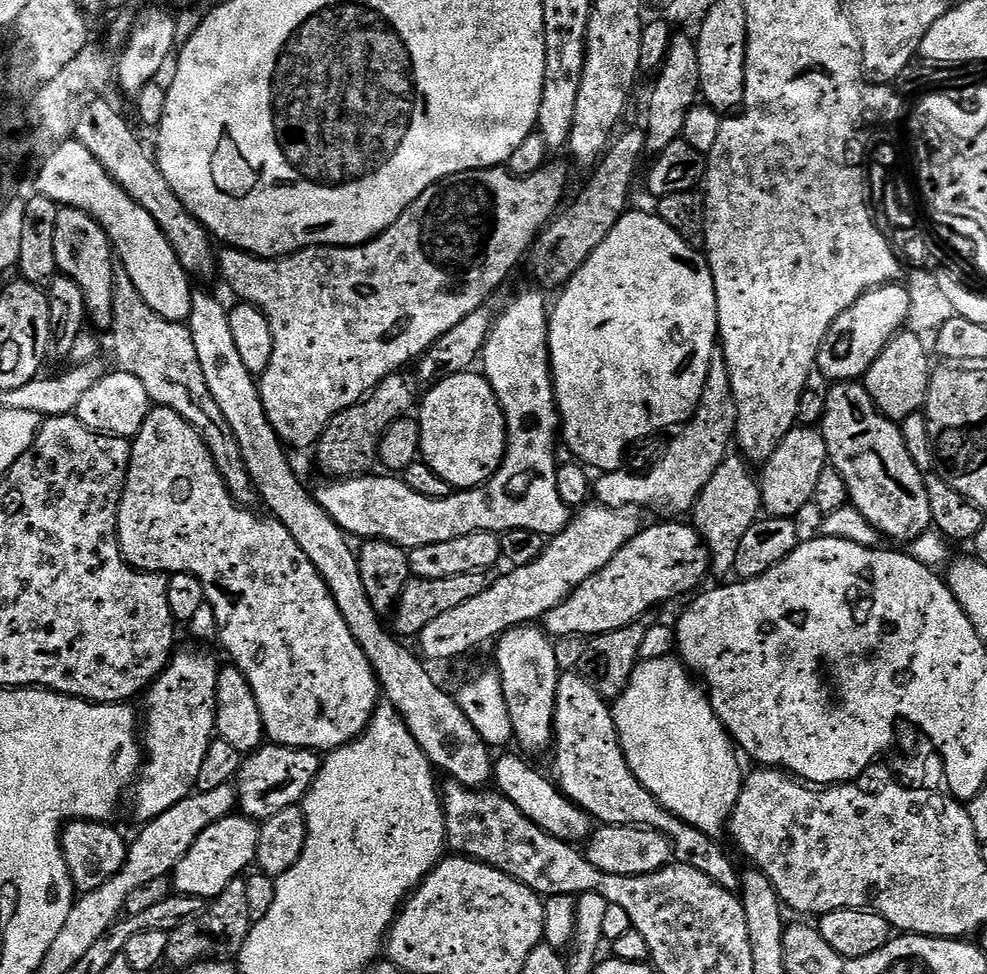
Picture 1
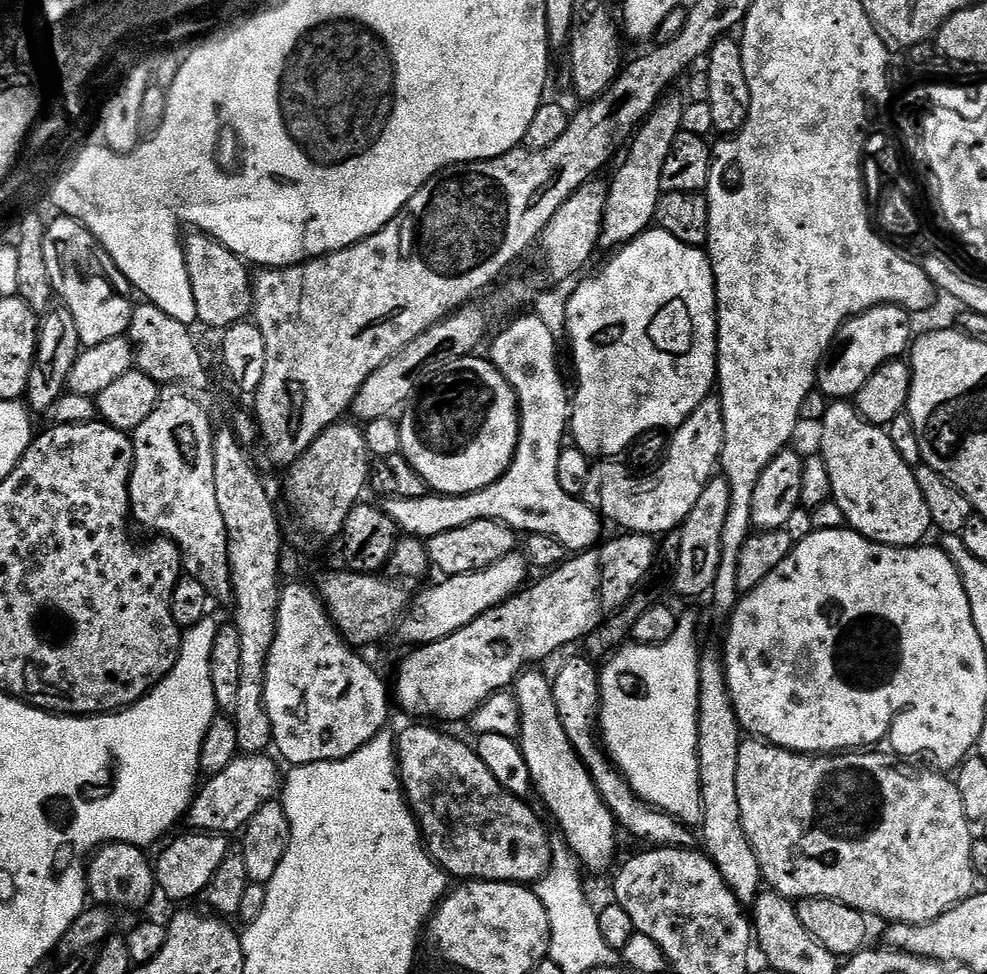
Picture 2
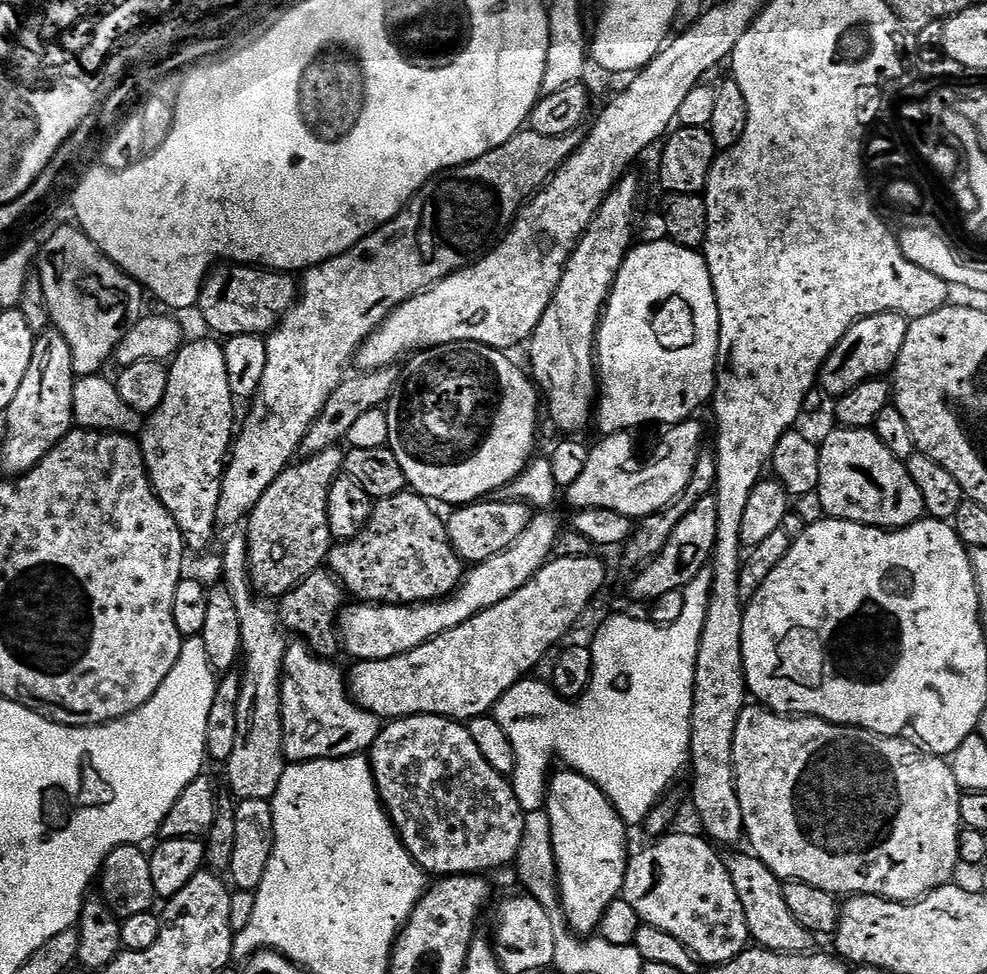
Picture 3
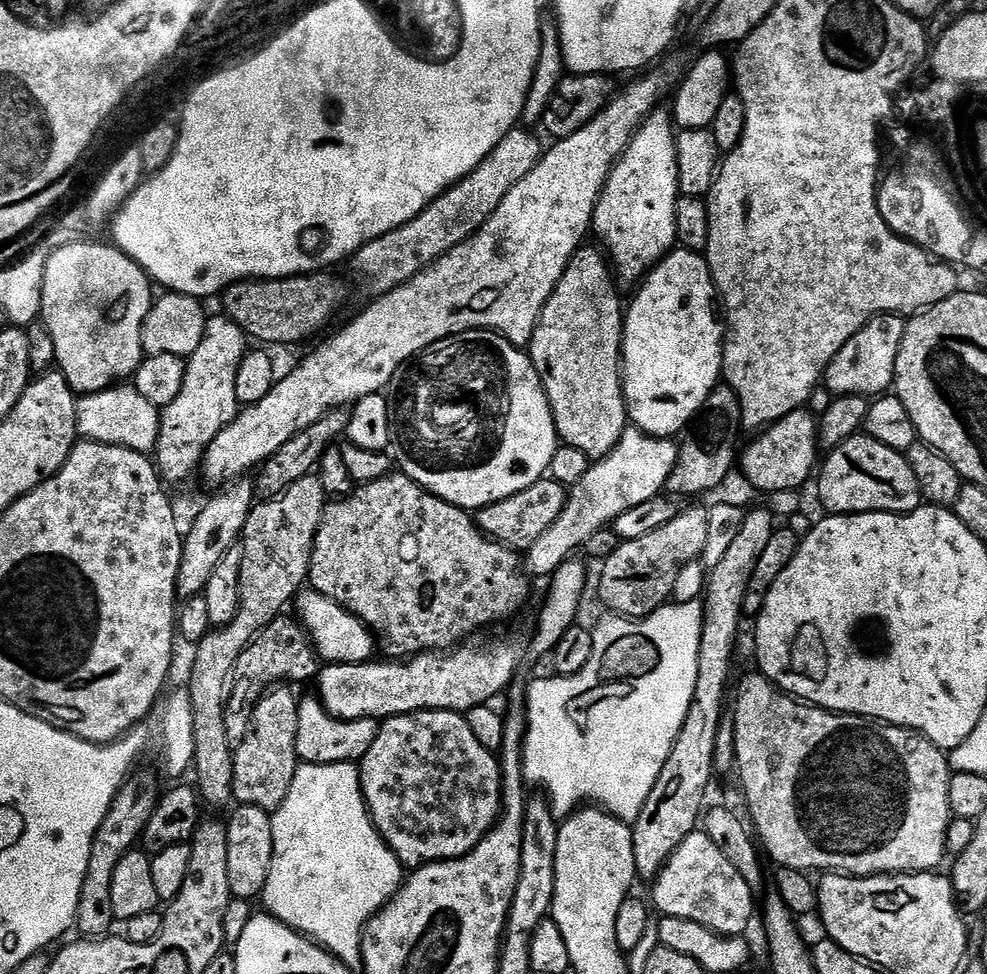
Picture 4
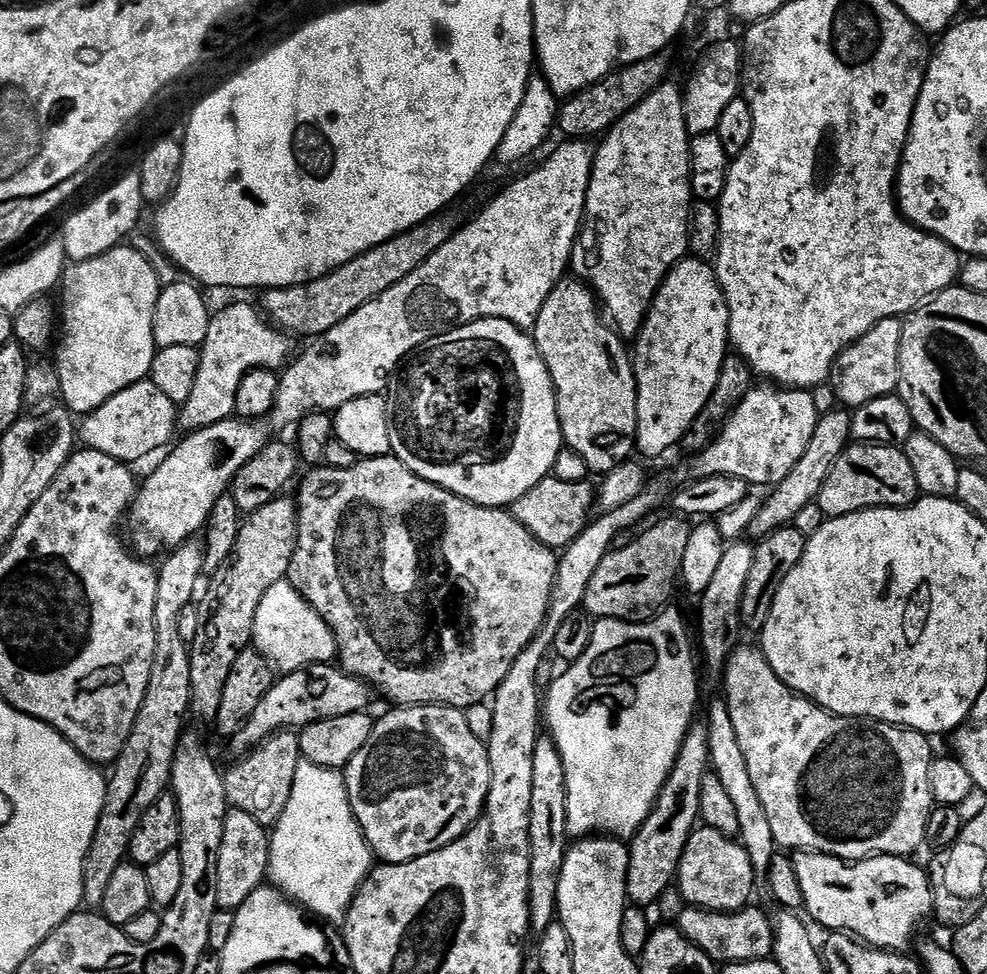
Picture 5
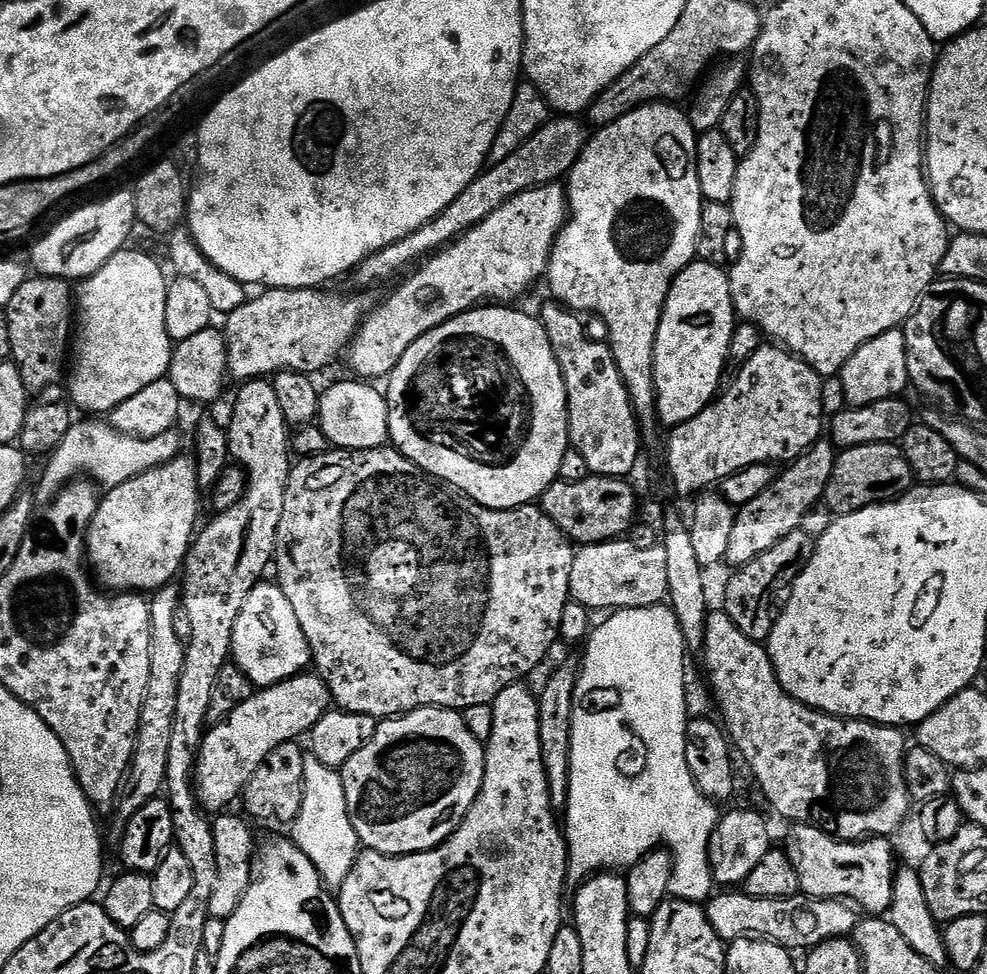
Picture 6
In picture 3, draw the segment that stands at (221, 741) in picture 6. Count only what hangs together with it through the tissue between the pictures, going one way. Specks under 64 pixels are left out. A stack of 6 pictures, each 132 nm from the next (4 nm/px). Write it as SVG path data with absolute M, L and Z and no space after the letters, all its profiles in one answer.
M599 555L586 557L549 559L548 563L510 598L502 598L498 606L482 610L474 618L462 622L438 638L418 646L401 656L385 660L361 660L350 672L350 695L366 712L381 718L403 718L405 716L444 716L447 720L467 722L476 716L489 715L505 694L517 682L525 679L550 649L561 643L582 612L587 610L604 588L605 561Z

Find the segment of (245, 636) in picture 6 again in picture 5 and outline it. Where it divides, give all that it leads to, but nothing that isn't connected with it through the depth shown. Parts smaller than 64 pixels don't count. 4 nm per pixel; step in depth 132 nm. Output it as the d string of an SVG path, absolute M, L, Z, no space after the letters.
M285 578L274 582L266 590L262 602L258 602L258 614L254 614L252 644L255 651L261 652L277 673L297 672L299 668L309 668L312 664L332 664L337 659L336 639L326 626L326 622L294 590Z

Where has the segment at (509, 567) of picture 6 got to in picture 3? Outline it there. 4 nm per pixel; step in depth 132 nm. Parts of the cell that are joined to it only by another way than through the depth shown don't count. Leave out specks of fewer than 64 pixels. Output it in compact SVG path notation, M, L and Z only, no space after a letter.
M411 490L402 491L394 497L387 497L385 500L376 500L368 527L354 539L337 543L332 551L328 553L326 564L332 575L344 585L351 595L353 592L356 595L355 599L360 602L371 602L373 604L423 604L430 600L442 600L451 596L460 587L460 582L466 575L466 565L450 542L445 517L443 515L439 516L431 507L435 508L425 497L418 496Z

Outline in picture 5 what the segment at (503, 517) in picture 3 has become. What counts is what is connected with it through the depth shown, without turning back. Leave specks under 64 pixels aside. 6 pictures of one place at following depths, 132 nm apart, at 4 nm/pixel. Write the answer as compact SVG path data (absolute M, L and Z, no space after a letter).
M547 476L534 490L526 490L522 498L518 498L510 506L510 511L538 542L542 542L547 548L563 550L573 544L582 534L584 527L593 519L594 511L598 504L598 492L591 488L588 480L582 482L562 482L557 476Z

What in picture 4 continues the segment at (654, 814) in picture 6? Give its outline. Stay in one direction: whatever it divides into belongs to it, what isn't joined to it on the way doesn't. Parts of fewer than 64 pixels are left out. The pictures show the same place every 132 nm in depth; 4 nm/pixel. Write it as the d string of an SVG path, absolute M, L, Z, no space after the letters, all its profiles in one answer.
M699 599L685 604L669 602L663 608L643 618L625 618L615 614L600 621L592 633L592 649L590 662L578 670L573 676L555 676L548 681L532 680L526 688L526 715L528 728L524 731L524 778L529 785L537 784L549 804L557 822L563 822L581 806L591 802L603 811L625 822L635 822L638 814L642 814L642 806L646 806L646 798L650 798L650 790L654 790L654 782L658 782L658 774L666 766L666 758L670 758L670 750L678 738L678 730L682 730L682 722L686 722L686 710L690 710L690 698L694 698L694 682L698 682L698 646L702 638L702 622L704 621L704 605Z

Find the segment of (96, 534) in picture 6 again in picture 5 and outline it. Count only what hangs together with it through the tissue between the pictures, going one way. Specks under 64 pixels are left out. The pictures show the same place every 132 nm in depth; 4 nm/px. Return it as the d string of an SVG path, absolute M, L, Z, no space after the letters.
M229 418L197 432L189 432L145 480L143 477L126 517L127 531L128 528L132 531L130 544L137 556L159 557L203 533L214 502L231 489L238 470L269 443L270 436L262 425L243 418Z

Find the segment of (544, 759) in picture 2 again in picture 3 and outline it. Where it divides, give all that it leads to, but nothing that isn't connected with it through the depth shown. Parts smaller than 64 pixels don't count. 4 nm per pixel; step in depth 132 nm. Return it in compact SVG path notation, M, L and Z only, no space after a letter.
M556 770L551 773L546 797L546 811L554 838L560 907L564 909L564 919L567 920L569 928L577 936L588 938L599 929L602 914L606 914L606 906L610 906L610 902L621 899L630 859L628 836L624 833L626 825L616 813L614 805L608 800L608 795L593 780L586 778L580 772L563 771Z

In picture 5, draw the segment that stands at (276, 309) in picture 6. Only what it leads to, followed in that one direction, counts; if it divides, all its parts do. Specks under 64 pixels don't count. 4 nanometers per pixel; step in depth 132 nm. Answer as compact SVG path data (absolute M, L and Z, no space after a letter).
M232 304L209 319L206 338L198 348L200 365L198 378L194 378L194 390L190 390L190 398L186 398L186 402L178 408L178 424L181 429L184 427L185 433L197 432L206 426L214 426L229 419L235 413L238 386L242 386L242 378L246 378L246 374L250 374L256 368L280 370L289 363L293 355L292 348L288 345L289 337L269 323L257 309L256 312L248 304Z

